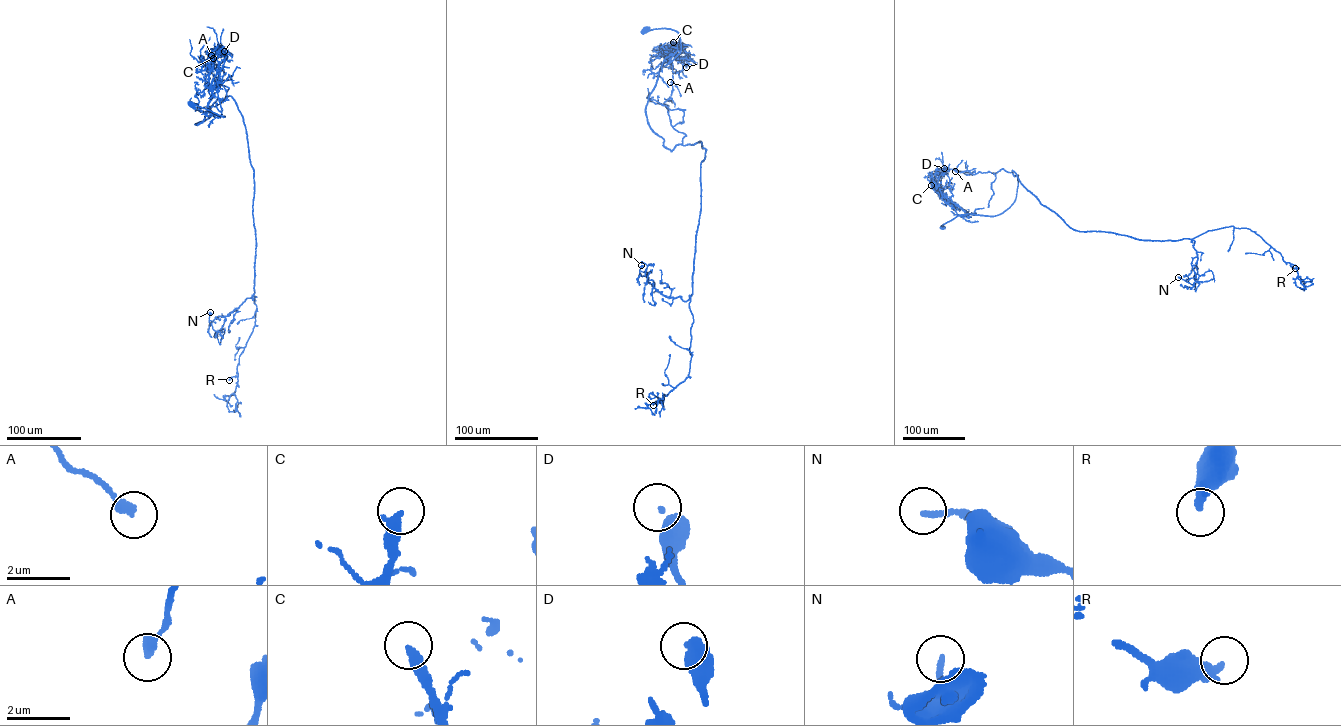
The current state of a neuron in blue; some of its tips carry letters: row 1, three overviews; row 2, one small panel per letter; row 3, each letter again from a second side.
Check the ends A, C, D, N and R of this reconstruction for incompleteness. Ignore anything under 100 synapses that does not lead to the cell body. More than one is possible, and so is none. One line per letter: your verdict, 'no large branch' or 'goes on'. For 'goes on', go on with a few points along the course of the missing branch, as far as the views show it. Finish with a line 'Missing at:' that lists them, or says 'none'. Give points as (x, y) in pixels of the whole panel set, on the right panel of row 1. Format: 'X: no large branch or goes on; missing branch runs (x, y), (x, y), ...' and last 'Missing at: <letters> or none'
A: no large branch
C: no large branch
D: no large branch
N: no large branch
R: no large branch
Missing at: none

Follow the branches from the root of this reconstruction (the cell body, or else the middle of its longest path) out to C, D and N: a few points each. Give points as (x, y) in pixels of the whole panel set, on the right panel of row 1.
C: (943, 227), (943, 224), (968, 213), (944, 200), (931, 185)
D: (943, 227), (943, 224), (968, 213), (944, 200), (939, 193), (937, 181), (944, 168)
N: (943, 227), (959, 215), (1008, 208), (1012, 170), (1077, 230), (1192, 239), (1196, 264), (1188, 281), (1178, 277)

